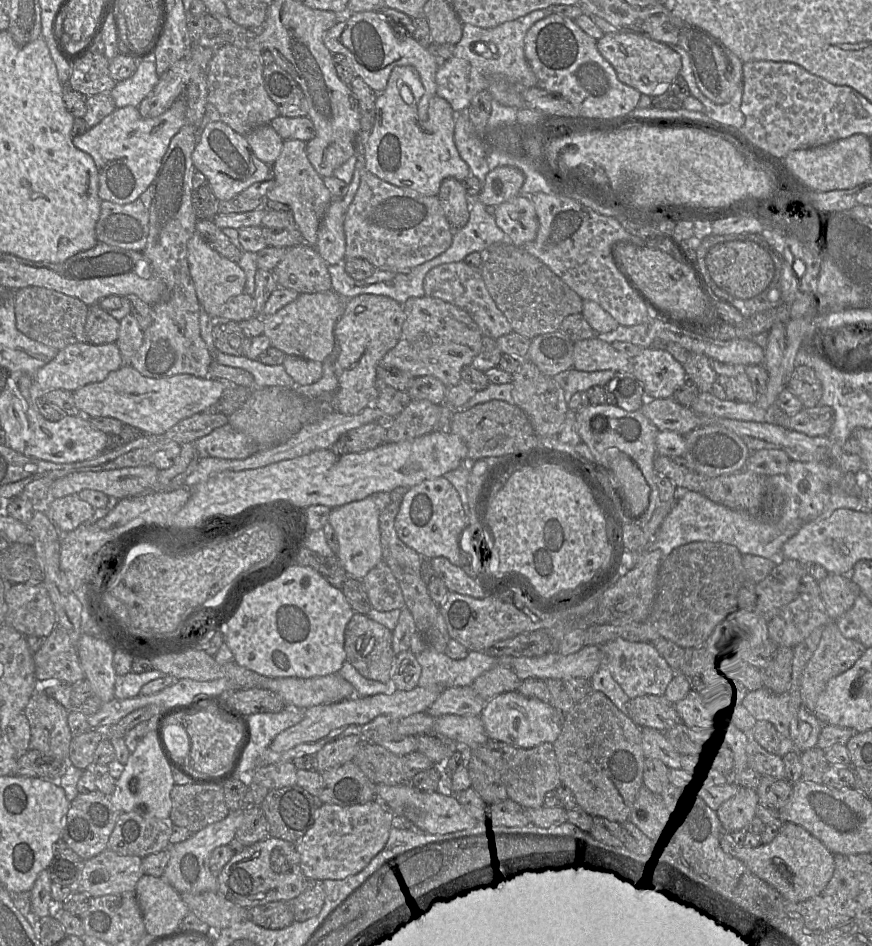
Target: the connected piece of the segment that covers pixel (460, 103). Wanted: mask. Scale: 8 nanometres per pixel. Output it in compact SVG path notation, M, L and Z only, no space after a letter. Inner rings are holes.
M552 7L535 10L516 20L508 21L495 28L481 28L463 24L461 40L455 44L453 56L441 61L436 73L436 95L448 101L452 109L468 109L472 98L489 88L492 79L506 79L510 83L520 83L528 89L537 86L537 78L529 66L524 53L524 40L527 31L537 21L551 15ZM483 42L489 48L483 54L473 49L474 44Z

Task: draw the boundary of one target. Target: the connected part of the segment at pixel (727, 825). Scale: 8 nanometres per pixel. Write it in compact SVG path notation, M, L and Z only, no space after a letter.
M740 787L739 791L717 809L718 819L725 832L745 830L756 816L758 807L756 789Z

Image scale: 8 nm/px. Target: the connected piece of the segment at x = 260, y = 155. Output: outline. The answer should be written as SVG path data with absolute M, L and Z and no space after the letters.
M261 125L245 137L256 157L267 165L273 166L282 151L284 140L272 126Z

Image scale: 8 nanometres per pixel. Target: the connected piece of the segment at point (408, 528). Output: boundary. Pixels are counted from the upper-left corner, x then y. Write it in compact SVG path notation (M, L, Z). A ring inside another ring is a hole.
M443 476L426 479L409 488L395 518L394 527L398 537L414 549L423 559L446 557L456 565L464 567L464 552L461 550L461 533L468 526L456 488Z

